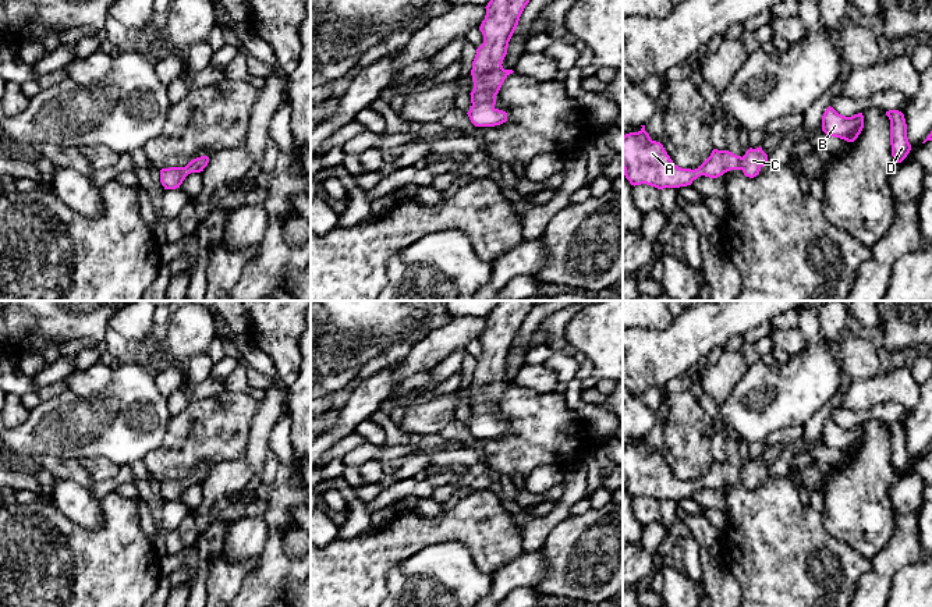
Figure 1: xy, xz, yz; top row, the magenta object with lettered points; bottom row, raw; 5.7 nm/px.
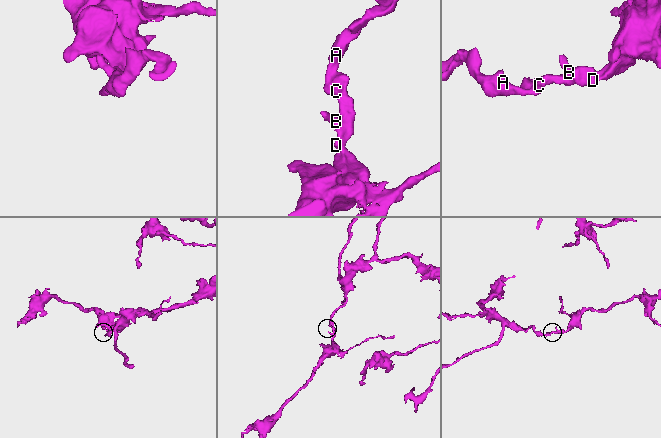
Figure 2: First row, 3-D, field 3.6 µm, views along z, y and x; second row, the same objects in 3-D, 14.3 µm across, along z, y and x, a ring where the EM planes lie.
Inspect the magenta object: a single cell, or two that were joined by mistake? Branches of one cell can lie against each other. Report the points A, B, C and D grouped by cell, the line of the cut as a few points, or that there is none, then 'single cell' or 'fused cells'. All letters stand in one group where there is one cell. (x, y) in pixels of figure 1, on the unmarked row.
groups A B C D; cut none; single cell

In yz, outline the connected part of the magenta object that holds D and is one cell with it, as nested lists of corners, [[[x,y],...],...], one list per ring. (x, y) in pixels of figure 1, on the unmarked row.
[[[889,422],[886,423],[886,427],[890,432],[892,468],[897,475],[901,475],[911,462],[911,457],[907,450],[906,430],[899,422]]]

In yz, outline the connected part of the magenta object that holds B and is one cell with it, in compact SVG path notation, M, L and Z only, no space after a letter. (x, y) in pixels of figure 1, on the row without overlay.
M828 419L822 427L822 443L826 447L854 454L864 440L862 425L846 429L839 426L833 419Z

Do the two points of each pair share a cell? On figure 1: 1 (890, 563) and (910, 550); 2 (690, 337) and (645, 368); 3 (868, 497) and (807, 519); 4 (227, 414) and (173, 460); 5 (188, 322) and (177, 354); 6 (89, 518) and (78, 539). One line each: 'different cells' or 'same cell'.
1: same cell
2: same cell
3: different cells
4: same cell
5: same cell
6: different cells

